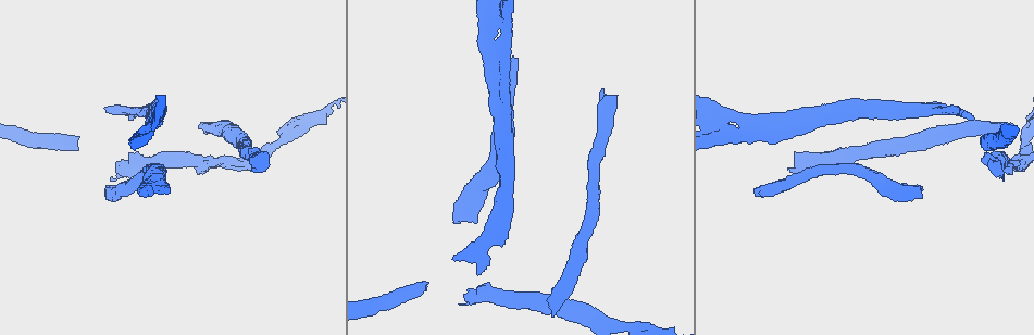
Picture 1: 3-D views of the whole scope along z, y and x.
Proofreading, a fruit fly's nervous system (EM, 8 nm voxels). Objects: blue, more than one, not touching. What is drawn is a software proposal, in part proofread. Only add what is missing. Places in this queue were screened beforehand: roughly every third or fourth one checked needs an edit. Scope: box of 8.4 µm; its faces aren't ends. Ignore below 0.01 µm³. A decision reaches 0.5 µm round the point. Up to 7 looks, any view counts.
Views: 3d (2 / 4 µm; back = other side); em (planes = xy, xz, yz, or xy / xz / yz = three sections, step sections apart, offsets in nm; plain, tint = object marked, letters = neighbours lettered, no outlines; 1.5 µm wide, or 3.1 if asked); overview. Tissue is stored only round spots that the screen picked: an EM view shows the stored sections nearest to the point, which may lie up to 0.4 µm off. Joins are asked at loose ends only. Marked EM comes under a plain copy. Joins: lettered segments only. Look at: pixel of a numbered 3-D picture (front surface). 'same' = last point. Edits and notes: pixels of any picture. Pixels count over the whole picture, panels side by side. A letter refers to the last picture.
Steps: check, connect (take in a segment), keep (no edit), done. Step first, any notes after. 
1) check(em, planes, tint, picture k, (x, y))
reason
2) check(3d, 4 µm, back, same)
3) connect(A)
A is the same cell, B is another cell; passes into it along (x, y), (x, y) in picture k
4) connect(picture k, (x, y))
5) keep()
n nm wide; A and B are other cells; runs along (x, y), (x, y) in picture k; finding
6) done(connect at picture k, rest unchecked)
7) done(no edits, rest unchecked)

check(3d, 4 µm, picture 1, (486, 64))
branch stops here

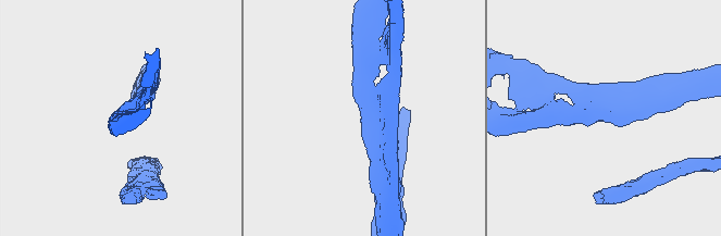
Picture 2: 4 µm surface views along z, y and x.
check(em, xy, step 4, tint, picture 2, (360, 121))
shape alone is not enough

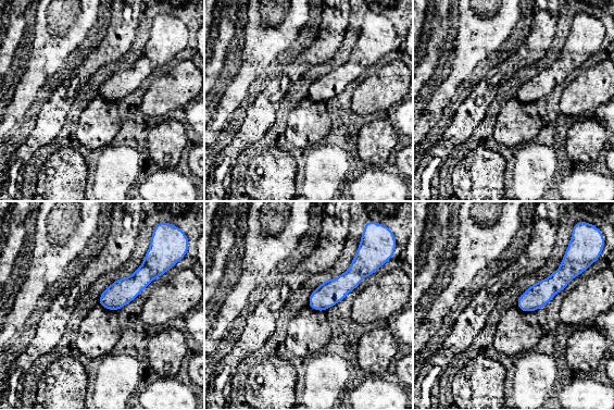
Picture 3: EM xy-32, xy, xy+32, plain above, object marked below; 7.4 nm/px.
check(em, planes, letters, same)
another direction

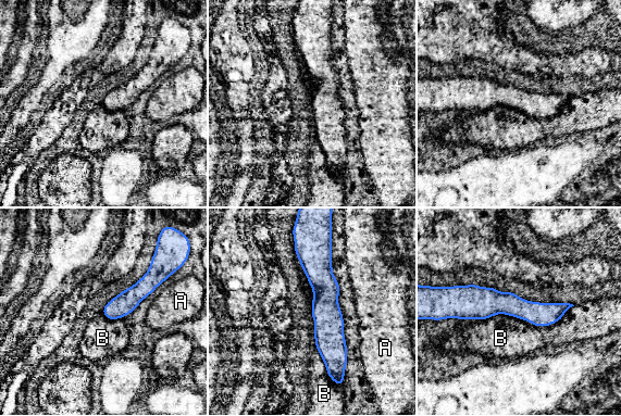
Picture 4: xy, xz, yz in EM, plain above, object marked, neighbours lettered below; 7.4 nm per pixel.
keep()
160 nm wide; A and B are other cells; border along (295, 252), (312, 290), (312, 302) in picture 4; no lettered segment goes on from it

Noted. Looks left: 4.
check(3d, 4 µm, picture 1, (919, 197))
thick end

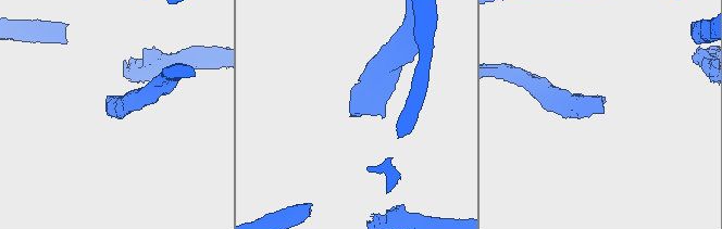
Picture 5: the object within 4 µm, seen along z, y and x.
check(em, planes, letters, picture 5, (602, 113))

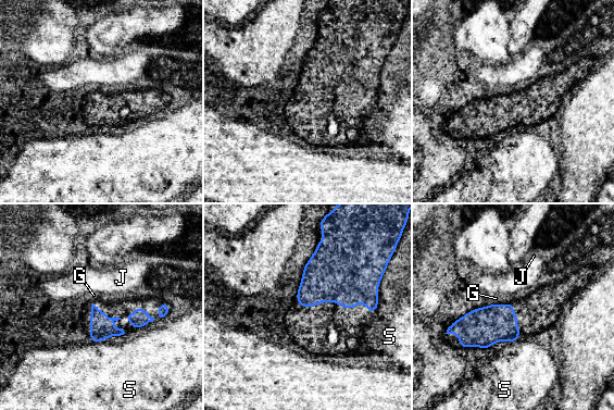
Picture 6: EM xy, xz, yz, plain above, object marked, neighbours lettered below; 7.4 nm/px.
keep()
G, J and S are other cells; border along (101, 340), (91, 343) in picture 6; none of them fits

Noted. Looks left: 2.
check(em, planes, letters, picture 1, (553, 314))
stops while still wide

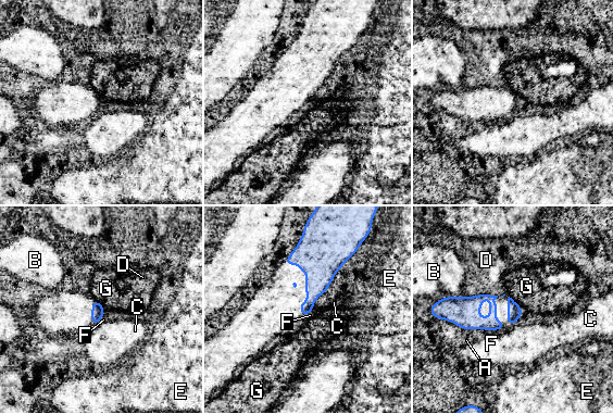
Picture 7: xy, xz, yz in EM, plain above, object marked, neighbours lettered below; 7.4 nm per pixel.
keep()
A, B, C, D, E, F and G are other cells; none of them fits

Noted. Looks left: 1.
done(no edits, rest unchecked)

